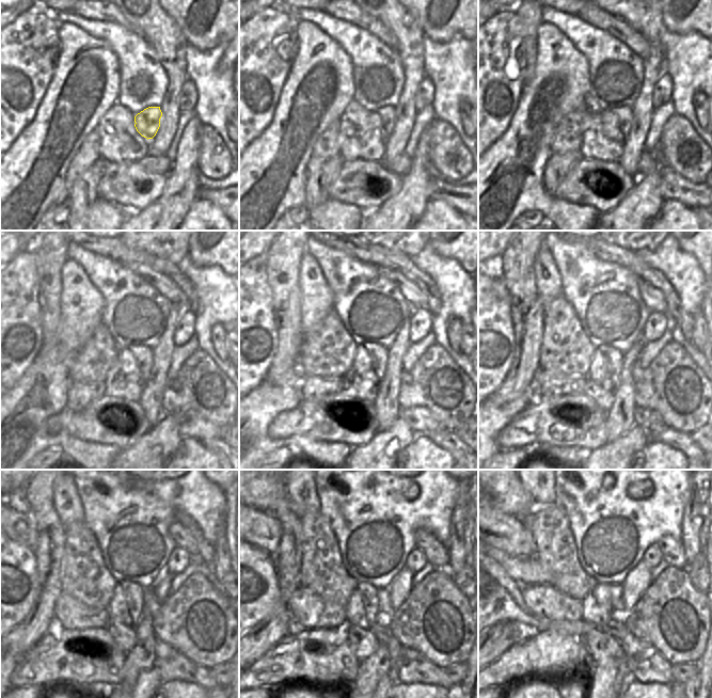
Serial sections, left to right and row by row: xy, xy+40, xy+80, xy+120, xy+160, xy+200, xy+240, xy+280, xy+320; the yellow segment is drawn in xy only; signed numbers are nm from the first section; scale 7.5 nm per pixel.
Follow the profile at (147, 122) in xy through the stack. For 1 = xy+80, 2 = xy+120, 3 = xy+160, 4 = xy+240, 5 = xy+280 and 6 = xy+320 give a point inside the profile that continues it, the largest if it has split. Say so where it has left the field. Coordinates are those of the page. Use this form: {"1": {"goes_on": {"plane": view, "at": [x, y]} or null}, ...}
{"1": {"goes_on": {"plane": "xy+80", "at": [616, 124]}}, "2": {"goes_on": {"plane": "xy+120", "at": [136, 362]}}, "3": {"goes_on": {"plane": "xy+160", "at": [370, 361]}}, "4": {"goes_on": {"plane": "xy+240", "at": [126, 605]}}, "5": {"goes_on": {"plane": "xy+280", "at": [362, 609]}}, "6": {"goes_on": {"plane": "xy+320", "at": [597, 608]}}}

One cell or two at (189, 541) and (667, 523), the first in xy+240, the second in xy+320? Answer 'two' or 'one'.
two

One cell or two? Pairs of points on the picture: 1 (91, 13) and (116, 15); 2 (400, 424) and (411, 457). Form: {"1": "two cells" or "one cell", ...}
{"1": "one cell", "2": "two cells"}

